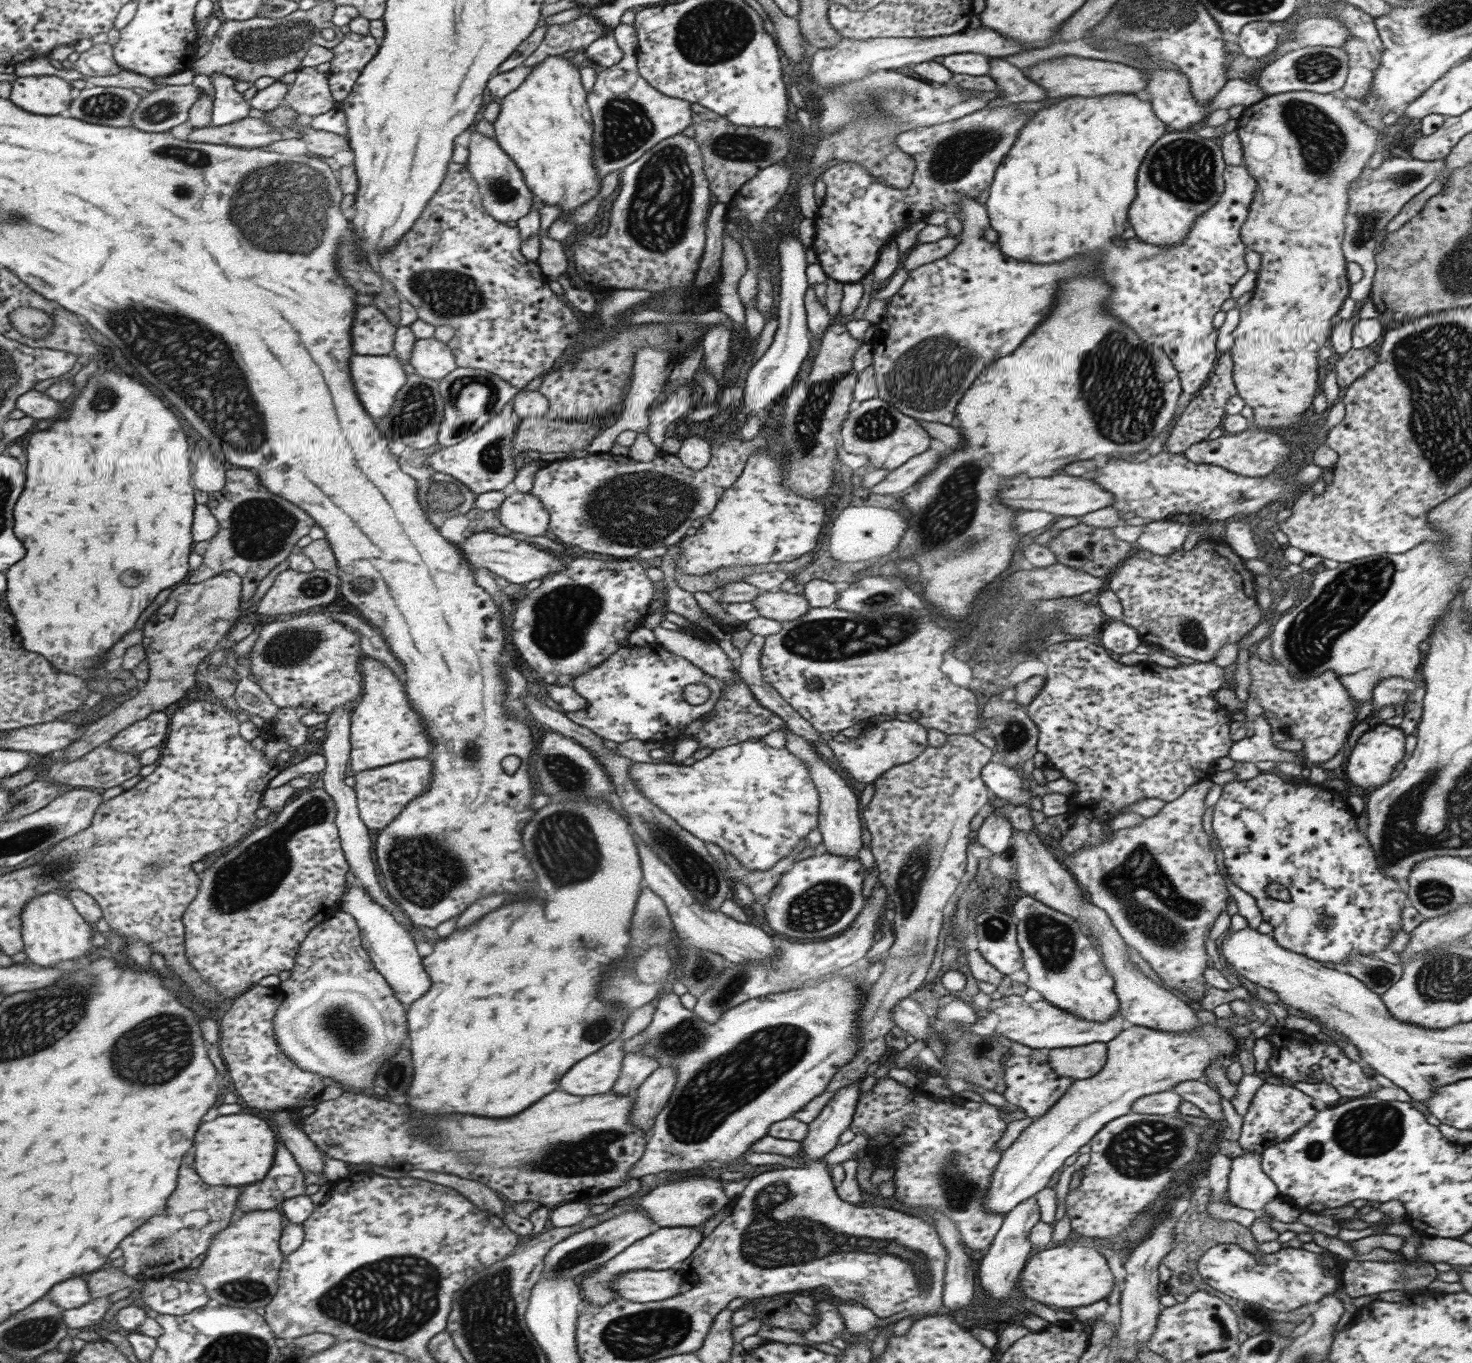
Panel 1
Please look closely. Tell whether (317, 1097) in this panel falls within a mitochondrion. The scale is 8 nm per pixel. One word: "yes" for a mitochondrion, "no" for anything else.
no

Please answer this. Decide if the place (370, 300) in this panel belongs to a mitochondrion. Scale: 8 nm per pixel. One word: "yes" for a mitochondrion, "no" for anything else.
no

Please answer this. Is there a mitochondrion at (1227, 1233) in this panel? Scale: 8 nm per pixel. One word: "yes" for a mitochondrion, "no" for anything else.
no

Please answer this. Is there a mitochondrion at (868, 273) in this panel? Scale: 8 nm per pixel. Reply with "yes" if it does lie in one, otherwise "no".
no

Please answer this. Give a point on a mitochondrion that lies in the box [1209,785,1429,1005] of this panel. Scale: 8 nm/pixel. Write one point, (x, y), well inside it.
(1382, 976)

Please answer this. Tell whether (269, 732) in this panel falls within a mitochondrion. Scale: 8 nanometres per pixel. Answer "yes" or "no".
no

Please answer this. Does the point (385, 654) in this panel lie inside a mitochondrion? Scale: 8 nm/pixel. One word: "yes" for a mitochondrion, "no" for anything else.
no

